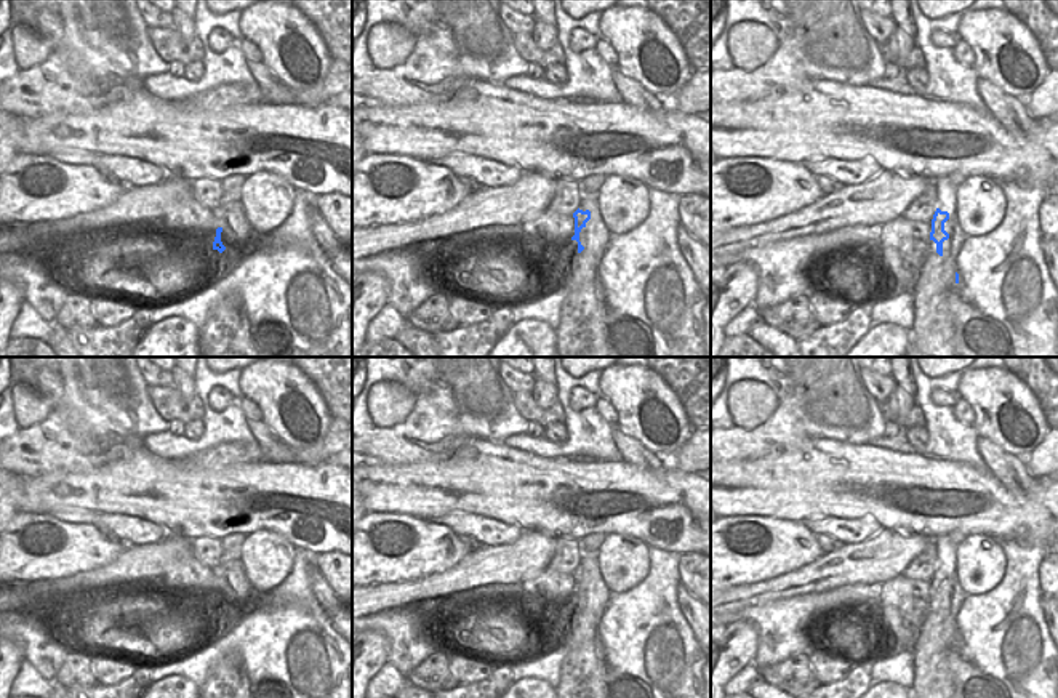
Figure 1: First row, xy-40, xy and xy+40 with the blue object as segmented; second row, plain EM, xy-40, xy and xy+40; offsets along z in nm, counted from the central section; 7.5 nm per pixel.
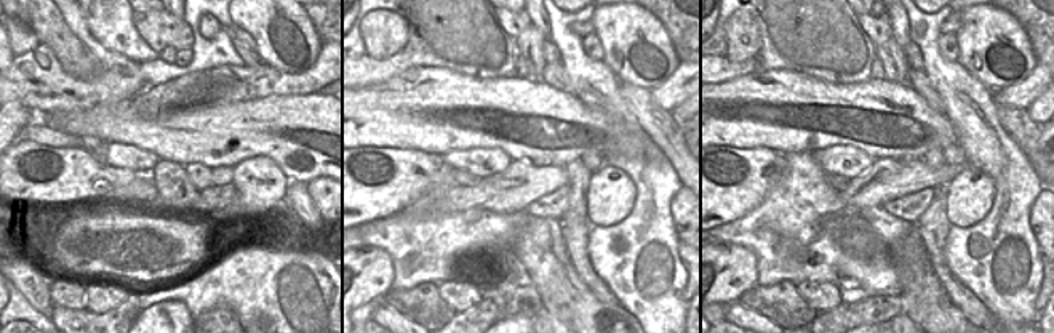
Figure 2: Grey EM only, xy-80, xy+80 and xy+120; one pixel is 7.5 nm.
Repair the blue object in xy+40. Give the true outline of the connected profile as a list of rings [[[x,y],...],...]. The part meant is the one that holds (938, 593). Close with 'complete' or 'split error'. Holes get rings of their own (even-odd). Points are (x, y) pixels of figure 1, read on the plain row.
[[[936,567],[932,578],[930,599],[936,602],[936,612],[943,615],[943,600],[949,597],[949,592],[944,589],[944,581],[949,578],[948,570]]]; complete

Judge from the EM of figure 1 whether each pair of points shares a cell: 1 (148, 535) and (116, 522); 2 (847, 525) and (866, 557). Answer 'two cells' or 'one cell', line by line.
1: one cell
2: two cells

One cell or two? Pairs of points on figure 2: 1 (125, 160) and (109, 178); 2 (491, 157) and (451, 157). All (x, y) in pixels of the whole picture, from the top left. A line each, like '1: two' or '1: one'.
1: two
2: one

